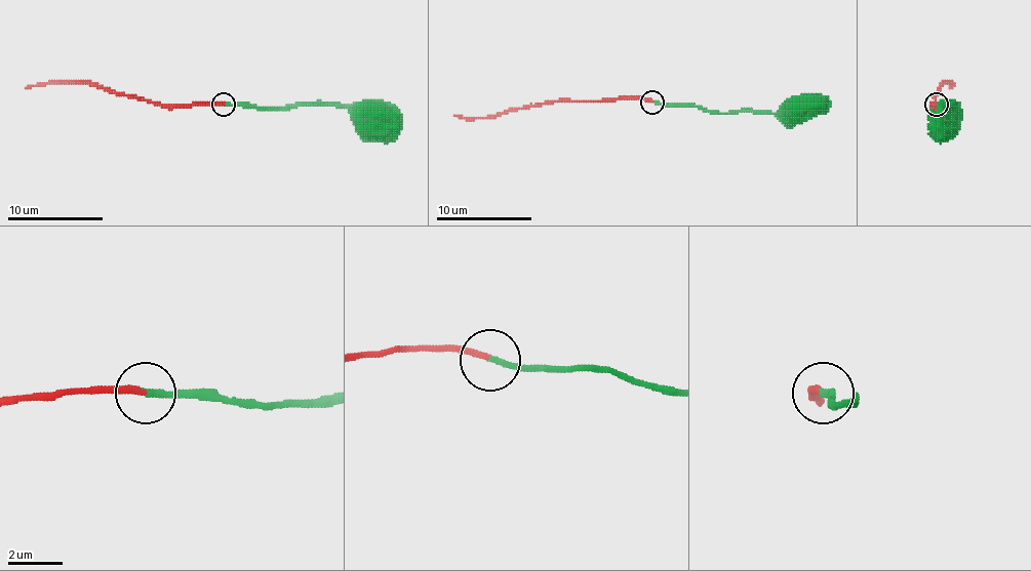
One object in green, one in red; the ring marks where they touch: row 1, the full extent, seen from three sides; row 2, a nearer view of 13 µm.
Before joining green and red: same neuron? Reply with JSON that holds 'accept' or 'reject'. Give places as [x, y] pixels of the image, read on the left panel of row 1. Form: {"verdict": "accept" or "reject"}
{"verdict": "accept"}

